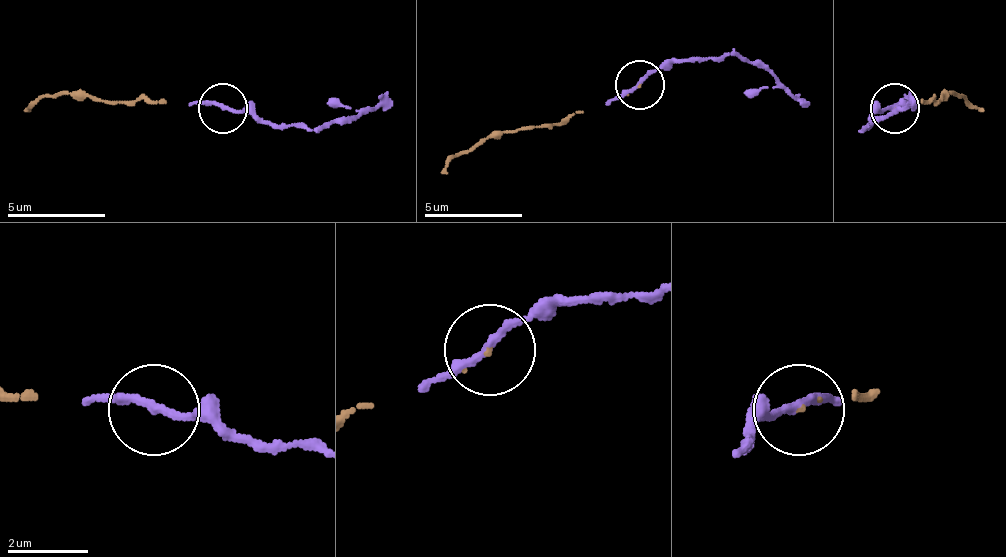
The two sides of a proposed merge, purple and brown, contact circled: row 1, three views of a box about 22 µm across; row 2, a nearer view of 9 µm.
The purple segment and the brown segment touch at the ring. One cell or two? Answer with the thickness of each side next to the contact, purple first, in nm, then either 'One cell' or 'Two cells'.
Thickness 190 nm (purple) against 40 nm. One cell

